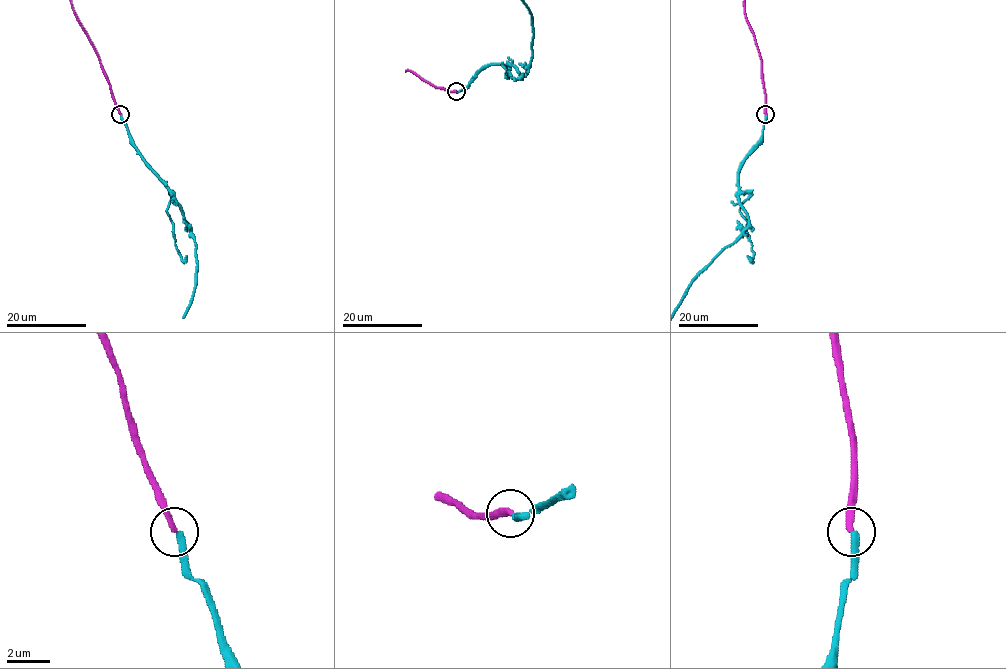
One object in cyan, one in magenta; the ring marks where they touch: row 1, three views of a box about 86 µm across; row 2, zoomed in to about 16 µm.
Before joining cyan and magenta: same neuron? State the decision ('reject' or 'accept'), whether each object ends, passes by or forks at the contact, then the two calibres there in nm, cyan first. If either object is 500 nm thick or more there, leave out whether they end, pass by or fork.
reject | cyan ends | magenta ends | 340/280 nm

